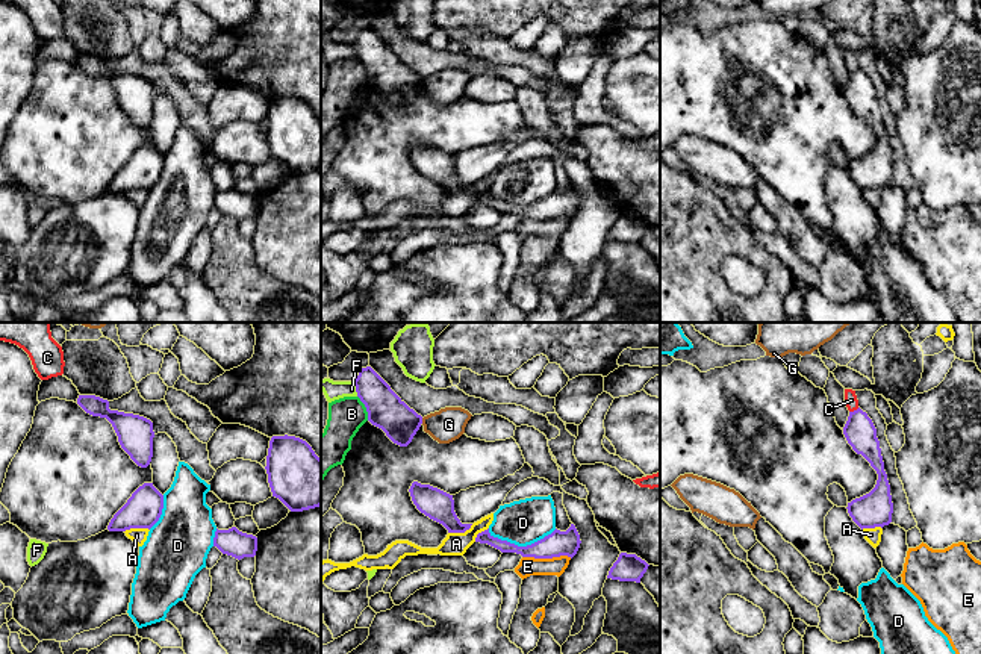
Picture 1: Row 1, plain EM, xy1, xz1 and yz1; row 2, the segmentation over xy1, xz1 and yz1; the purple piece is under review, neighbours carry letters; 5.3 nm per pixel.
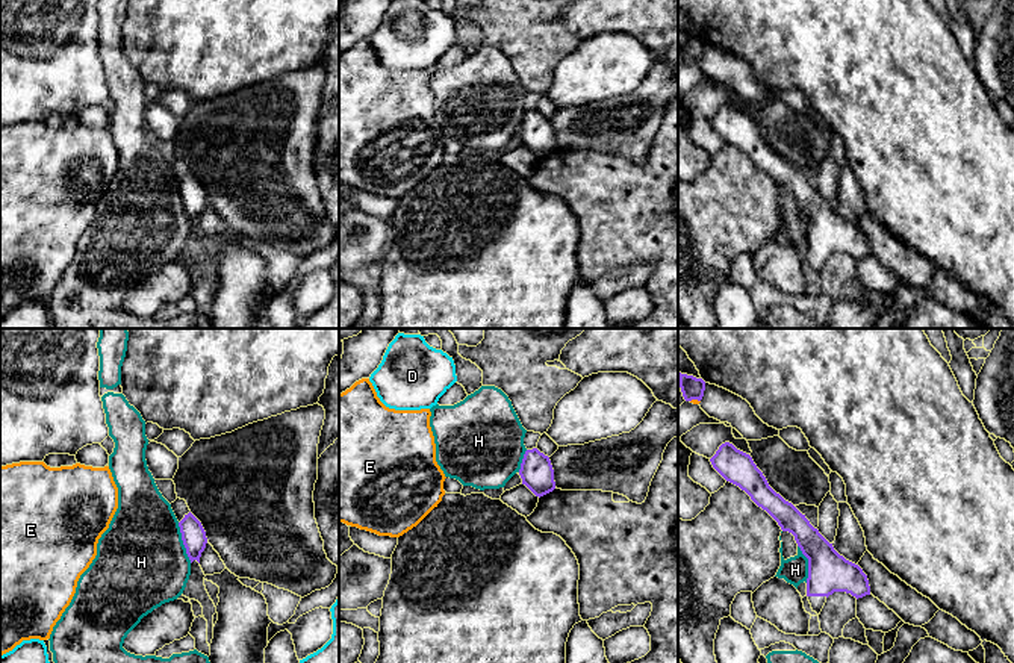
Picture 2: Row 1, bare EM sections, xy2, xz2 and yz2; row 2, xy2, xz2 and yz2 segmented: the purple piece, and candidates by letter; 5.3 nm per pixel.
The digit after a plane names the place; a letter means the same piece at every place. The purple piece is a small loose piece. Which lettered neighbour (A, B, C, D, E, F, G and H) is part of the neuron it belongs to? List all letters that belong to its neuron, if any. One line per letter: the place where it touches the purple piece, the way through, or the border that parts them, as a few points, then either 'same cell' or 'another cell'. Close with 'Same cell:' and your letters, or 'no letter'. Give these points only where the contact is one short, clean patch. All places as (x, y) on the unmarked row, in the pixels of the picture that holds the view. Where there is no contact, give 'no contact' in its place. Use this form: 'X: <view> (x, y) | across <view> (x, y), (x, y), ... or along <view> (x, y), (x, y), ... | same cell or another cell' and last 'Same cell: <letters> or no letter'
A: xz1 (460, 193) | along xz1 (473, 185), (464, 193), (448, 194) | another cell
B: xz1 (365, 67) | along xz1 (358, 56), (368, 80) | another cell
C: yz1 (854, 71) | along yz1 (859, 68), (850, 73) | another cell
D: xz1 (521, 208) | along xz1 (556, 189), (526, 206), (501, 202), (488, 193) | another cell
E: xz1 (547, 218) | another cell
F: xz1 (356, 50) | another cell
G: xz1 (421, 82) | along xz1 (421, 79), (423, 84) | another cell
H: xy2 (183, 203) | along xy2 (177, 183), (185, 214), (191, 223) | another cell
Same cell: no letter

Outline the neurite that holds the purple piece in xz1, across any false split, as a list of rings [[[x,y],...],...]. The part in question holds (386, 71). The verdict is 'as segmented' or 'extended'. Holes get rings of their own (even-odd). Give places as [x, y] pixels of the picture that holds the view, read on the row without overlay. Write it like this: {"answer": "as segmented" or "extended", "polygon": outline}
{"answer": "as segmented", "polygon": [[[362,29],[353,42],[365,65],[368,82],[382,89],[400,107],[407,107],[422,85],[422,77],[410,70],[371,29]]]}

